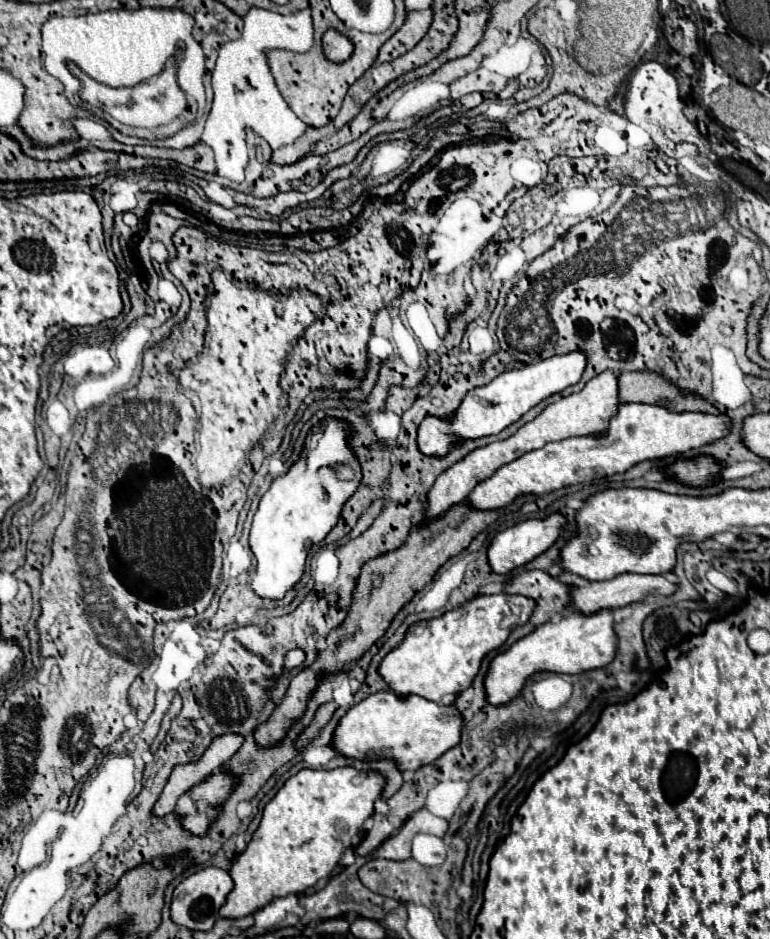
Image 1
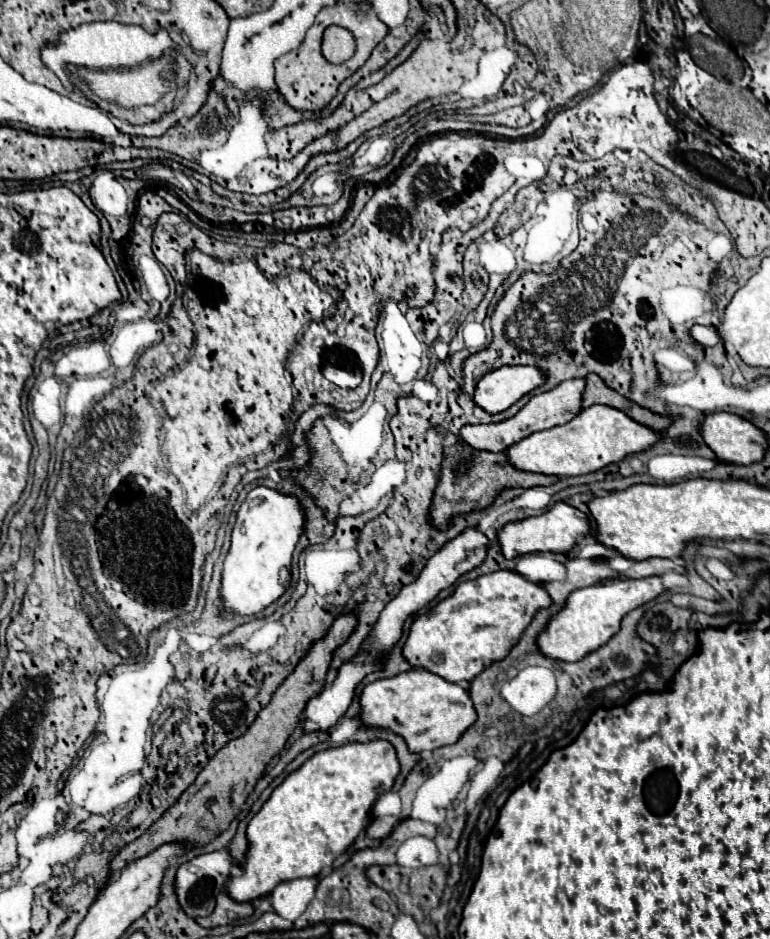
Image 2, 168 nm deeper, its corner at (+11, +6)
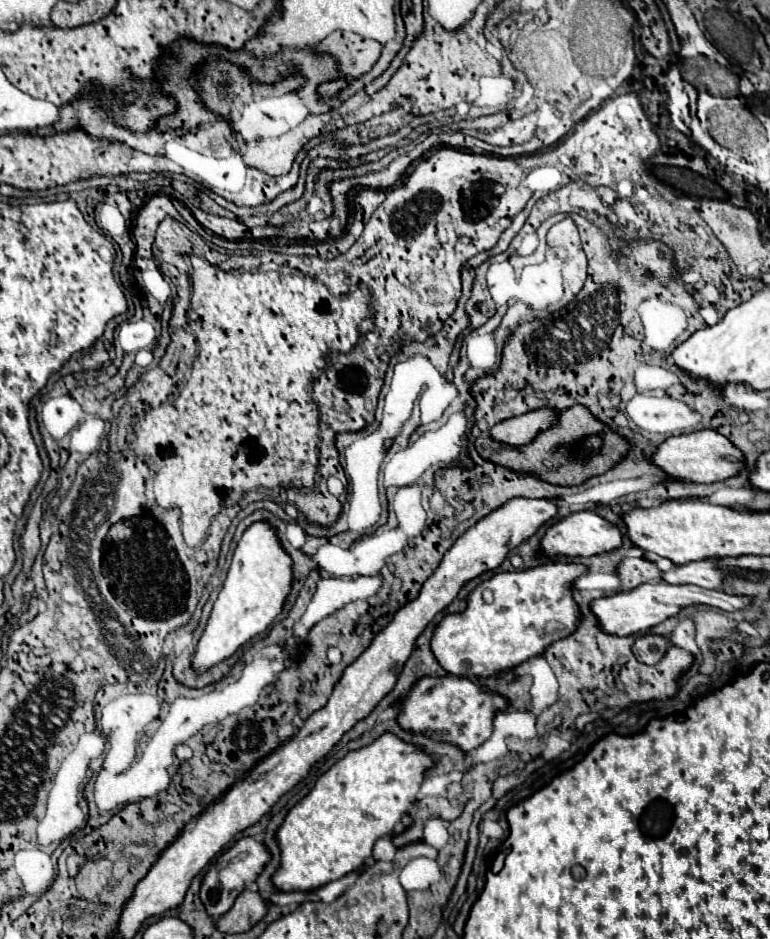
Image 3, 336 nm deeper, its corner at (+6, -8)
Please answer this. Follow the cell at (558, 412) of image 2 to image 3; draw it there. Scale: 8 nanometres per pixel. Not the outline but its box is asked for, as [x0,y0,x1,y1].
[491,411,557,447]

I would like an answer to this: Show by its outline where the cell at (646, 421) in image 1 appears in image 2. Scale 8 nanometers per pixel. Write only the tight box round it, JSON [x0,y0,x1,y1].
[506,405,664,477]

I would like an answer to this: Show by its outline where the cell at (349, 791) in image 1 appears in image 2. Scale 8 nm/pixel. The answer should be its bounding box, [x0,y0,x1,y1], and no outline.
[224,741,400,903]

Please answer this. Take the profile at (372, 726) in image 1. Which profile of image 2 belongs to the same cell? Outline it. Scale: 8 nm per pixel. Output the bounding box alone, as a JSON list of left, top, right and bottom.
[360,669,476,753]

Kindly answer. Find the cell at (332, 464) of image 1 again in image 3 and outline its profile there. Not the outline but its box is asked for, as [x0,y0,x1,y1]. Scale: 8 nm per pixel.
[191,523,291,673]

